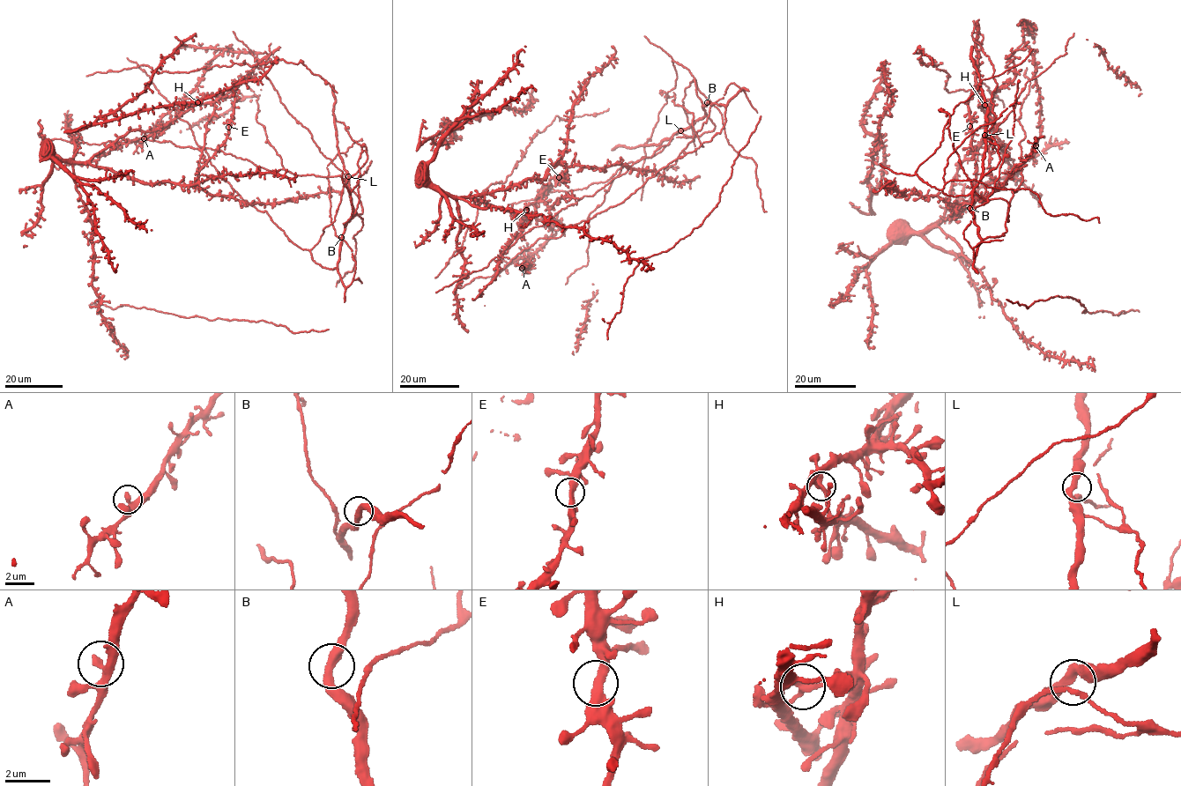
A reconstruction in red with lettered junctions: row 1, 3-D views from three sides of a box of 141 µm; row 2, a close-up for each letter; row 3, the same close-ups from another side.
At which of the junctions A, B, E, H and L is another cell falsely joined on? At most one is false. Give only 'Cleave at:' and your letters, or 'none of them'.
Cleave at: H

